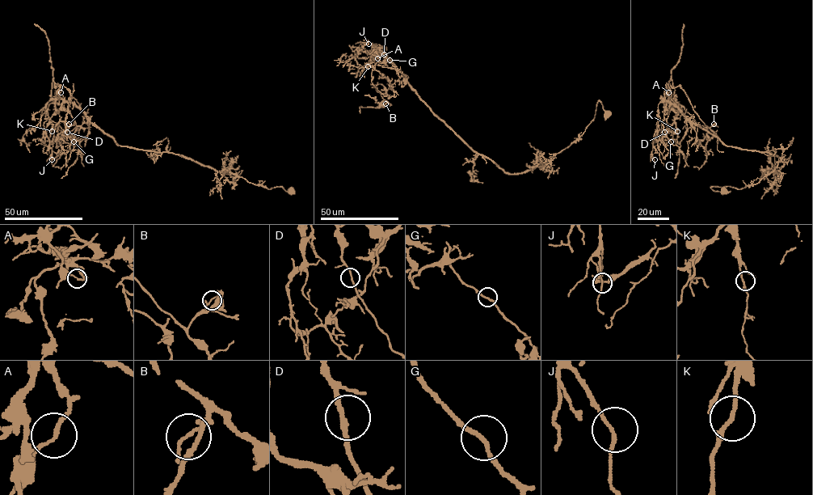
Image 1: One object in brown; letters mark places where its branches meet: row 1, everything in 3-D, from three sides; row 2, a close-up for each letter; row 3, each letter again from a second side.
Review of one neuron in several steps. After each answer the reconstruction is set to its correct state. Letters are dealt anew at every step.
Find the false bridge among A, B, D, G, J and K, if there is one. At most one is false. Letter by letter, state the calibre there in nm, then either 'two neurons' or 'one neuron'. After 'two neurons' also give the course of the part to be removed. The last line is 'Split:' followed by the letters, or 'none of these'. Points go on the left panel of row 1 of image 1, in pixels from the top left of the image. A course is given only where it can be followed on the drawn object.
A: 140 nm | two neurons | (61, 92), (52, 80), (51, 98), (68, 111), (76, 129), (69, 144), (69, 158), (62, 167), (55, 167)
B: 130 nm | one neuron
D: 180 nm | one neuron
G: 160 nm | one neuron
J: 140 nm | one neuron
K: 190 nm | one neuron
Split: A

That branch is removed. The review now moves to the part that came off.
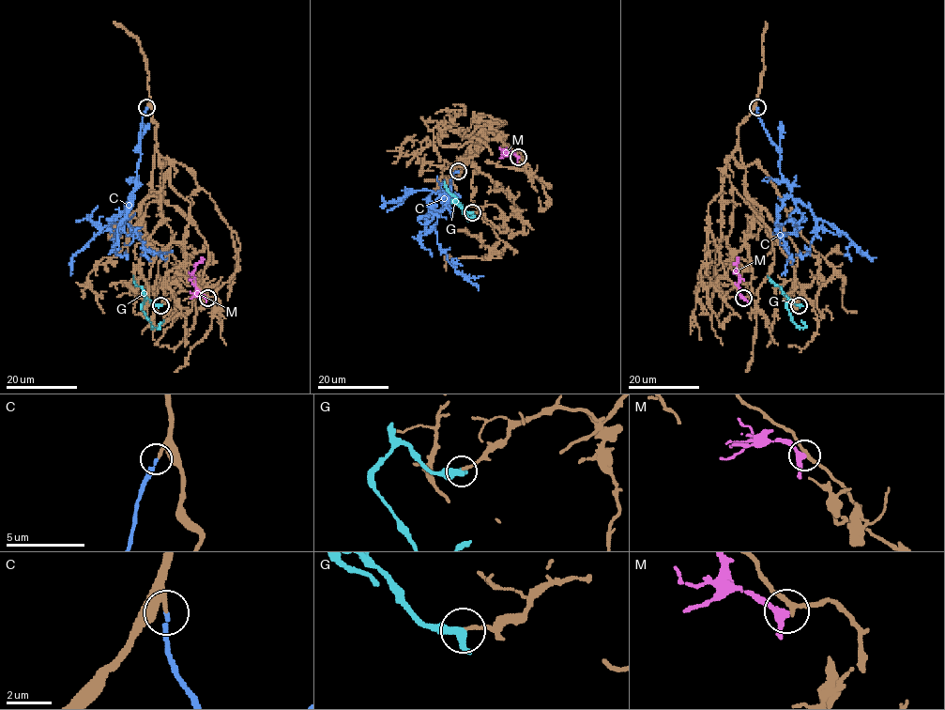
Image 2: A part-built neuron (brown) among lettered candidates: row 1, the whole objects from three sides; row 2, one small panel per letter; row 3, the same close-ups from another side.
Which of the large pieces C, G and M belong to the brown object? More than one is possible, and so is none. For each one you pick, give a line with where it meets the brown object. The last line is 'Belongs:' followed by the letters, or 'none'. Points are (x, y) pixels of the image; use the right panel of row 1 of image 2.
C: meets brown at (757, 107)
Belongs: C

